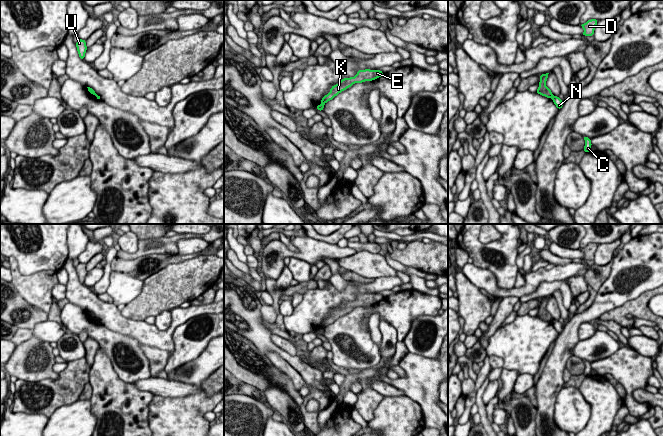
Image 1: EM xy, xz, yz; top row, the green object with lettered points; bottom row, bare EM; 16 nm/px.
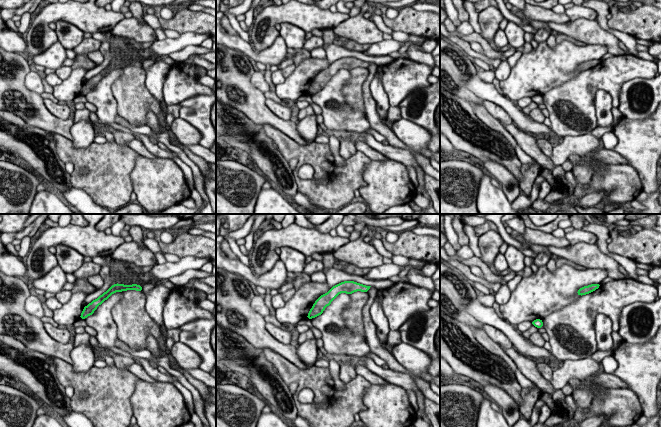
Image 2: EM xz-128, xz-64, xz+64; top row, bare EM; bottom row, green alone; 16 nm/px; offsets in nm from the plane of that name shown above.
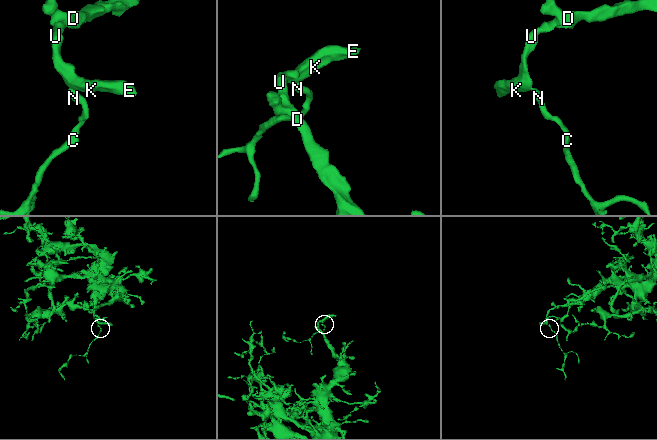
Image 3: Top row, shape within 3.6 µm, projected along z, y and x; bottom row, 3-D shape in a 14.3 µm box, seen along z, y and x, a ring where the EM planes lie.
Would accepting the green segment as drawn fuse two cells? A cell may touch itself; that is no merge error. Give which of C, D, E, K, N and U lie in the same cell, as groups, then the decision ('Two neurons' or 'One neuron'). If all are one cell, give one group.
Groups: C N / D E K U. Two neurons

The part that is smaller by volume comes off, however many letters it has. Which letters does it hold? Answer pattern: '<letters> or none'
C, N

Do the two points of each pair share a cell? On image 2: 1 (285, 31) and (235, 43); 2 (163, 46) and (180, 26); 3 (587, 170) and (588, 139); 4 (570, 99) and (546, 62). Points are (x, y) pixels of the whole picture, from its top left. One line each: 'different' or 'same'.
1: different
2: different
3: different
4: different

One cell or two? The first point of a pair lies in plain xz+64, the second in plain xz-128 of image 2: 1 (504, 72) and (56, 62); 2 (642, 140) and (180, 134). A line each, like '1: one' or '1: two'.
1: two
2: one

